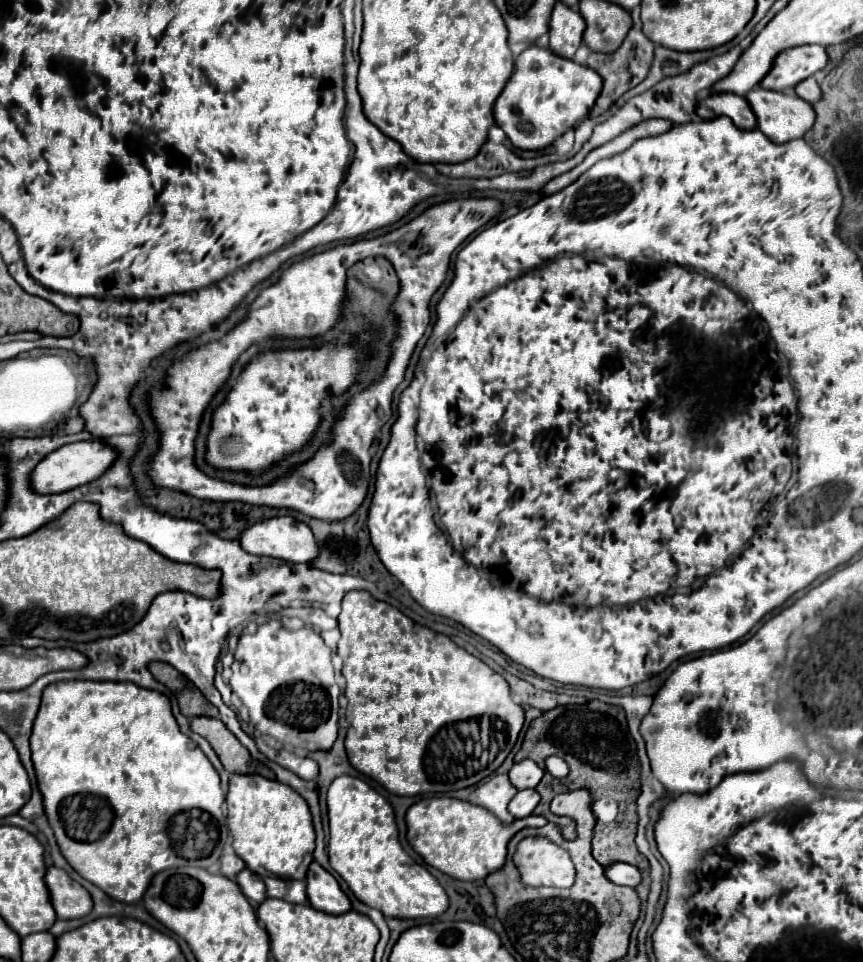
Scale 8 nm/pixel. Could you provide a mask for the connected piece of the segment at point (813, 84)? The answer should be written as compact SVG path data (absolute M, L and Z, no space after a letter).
M810 76L810 78L806 78L806 80L802 80L800 84L796 84L796 88L794 88L794 92L802 98L802 100L806 100L806 102L816 102L816 100L820 100L820 96L822 96L822 92L820 92L820 86L818 86L818 82Z

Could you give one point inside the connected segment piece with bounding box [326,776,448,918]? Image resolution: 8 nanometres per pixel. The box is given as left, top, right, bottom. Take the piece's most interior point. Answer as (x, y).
(364, 849)

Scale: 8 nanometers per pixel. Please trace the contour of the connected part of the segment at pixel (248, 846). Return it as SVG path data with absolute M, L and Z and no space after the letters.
M232 774L226 794L226 820L234 852L258 876L304 880L314 852L314 828L306 800L290 786L260 774Z

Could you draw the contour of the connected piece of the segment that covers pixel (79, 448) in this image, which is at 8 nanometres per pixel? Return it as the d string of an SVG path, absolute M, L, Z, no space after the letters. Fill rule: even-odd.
M96 440L96 442L74 442L64 444L58 450L50 452L46 458L42 458L36 468L30 472L30 486L36 494L60 494L70 488L78 488L82 484L88 484L102 476L106 466L110 466L116 458L116 450L108 444Z

